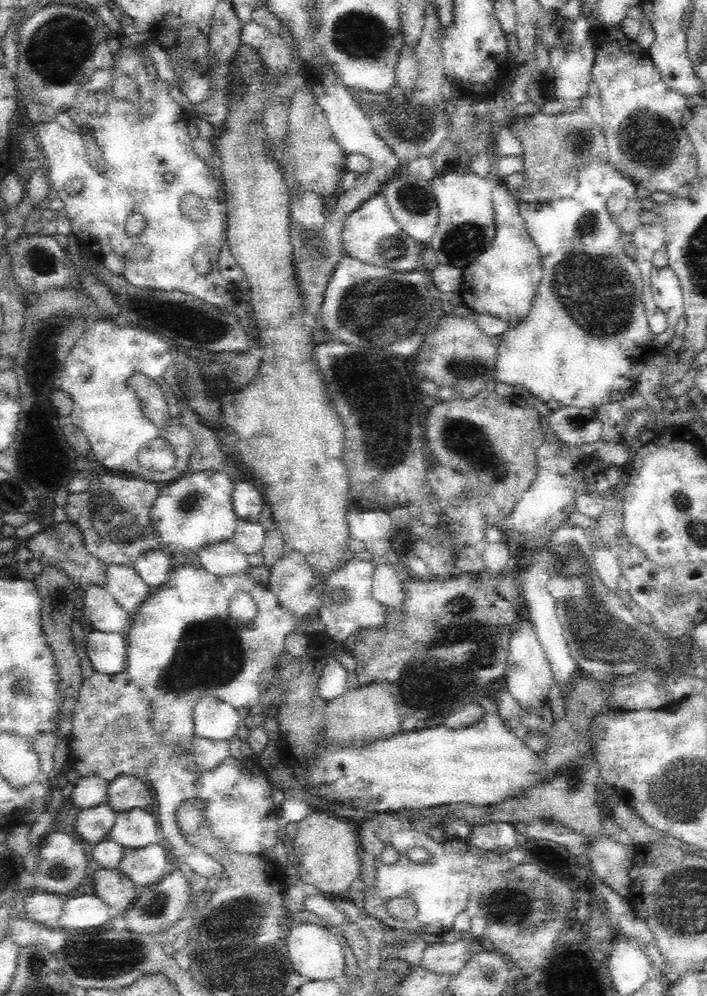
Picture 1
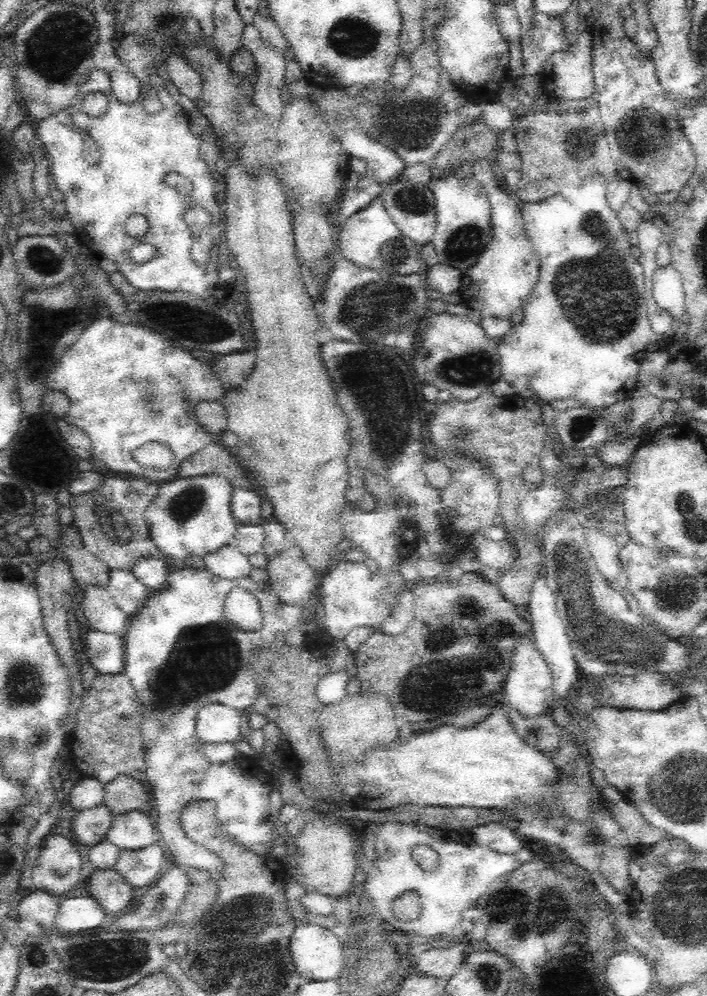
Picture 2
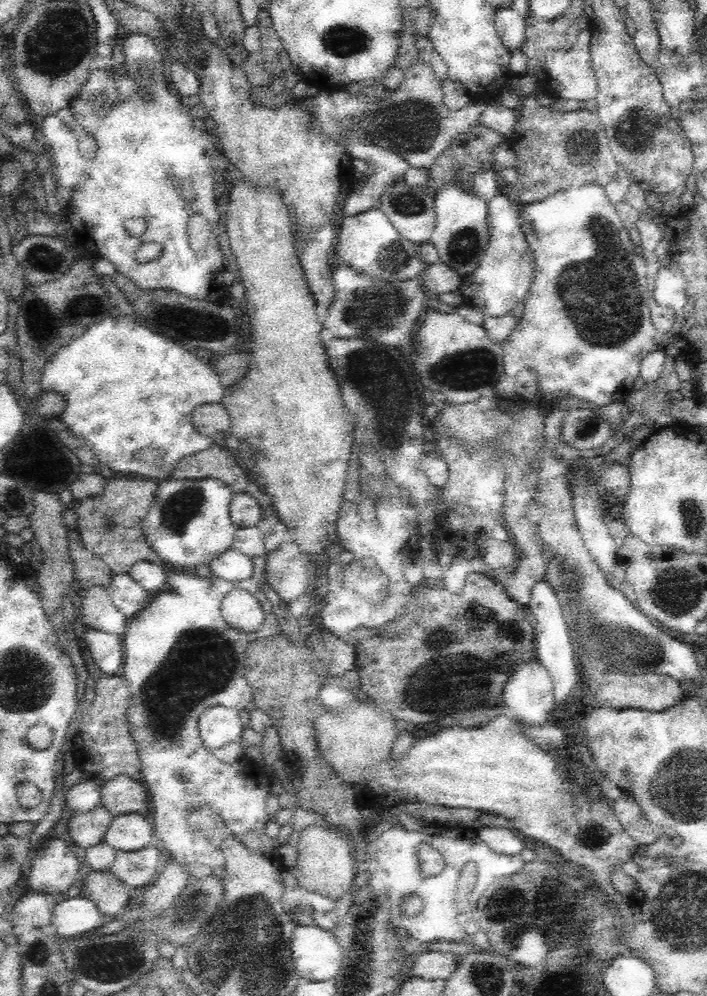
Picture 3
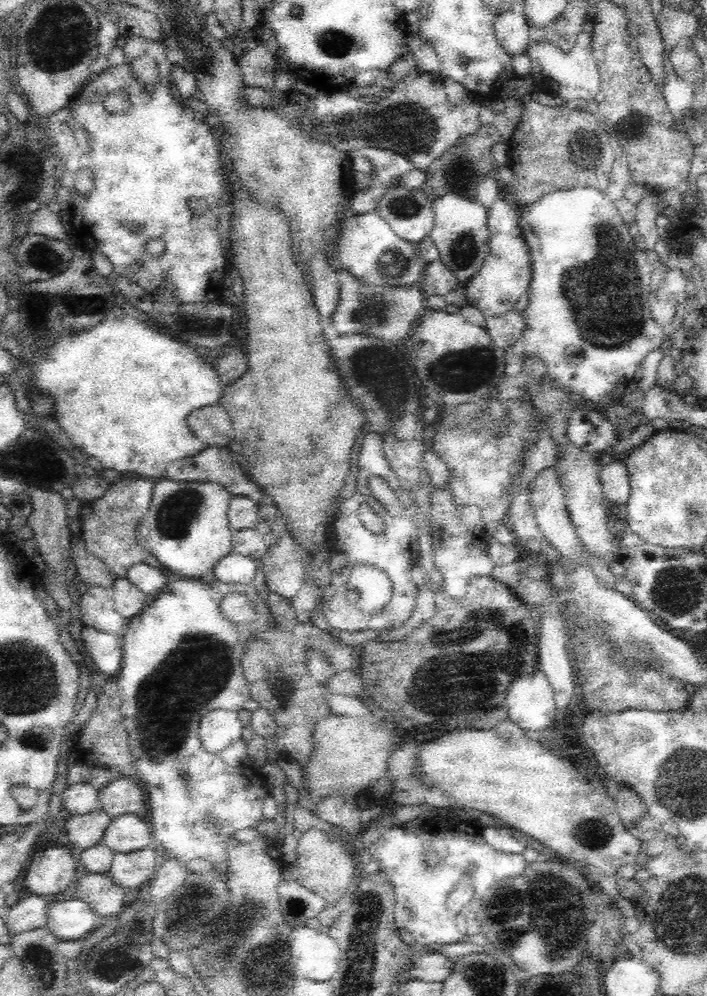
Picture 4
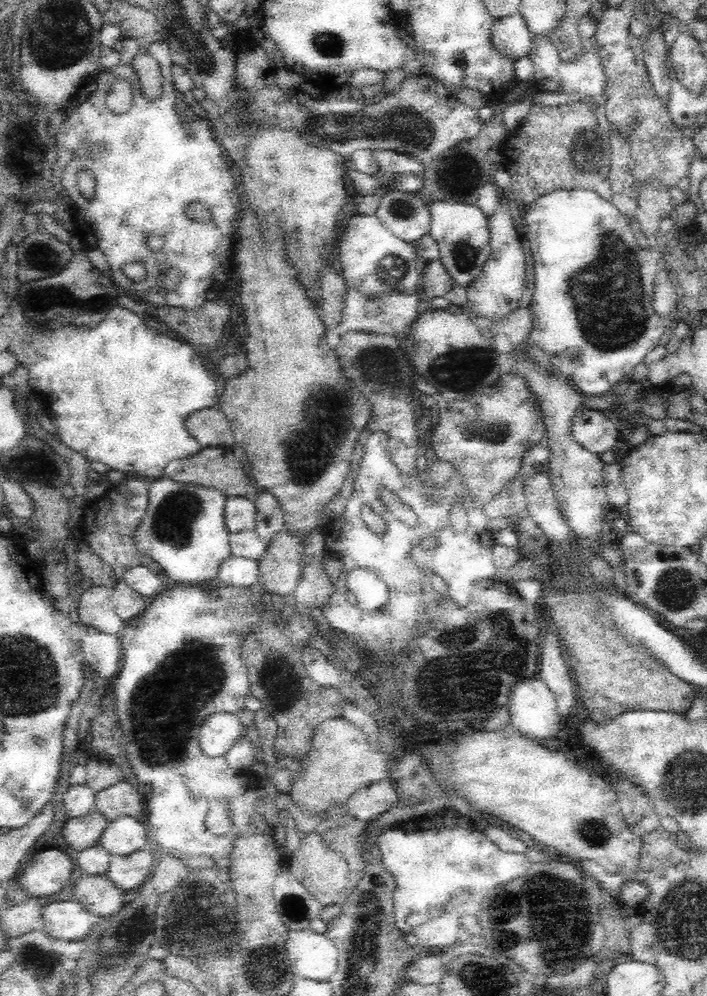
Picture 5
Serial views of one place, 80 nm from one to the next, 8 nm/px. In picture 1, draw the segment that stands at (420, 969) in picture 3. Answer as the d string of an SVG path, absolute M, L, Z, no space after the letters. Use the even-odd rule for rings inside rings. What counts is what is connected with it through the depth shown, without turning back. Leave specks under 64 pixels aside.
M458 940L454 944L430 944L424 949L420 966L426 970L432 970L436 974L456 975L466 962L472 956L472 948L470 942L466 940Z

